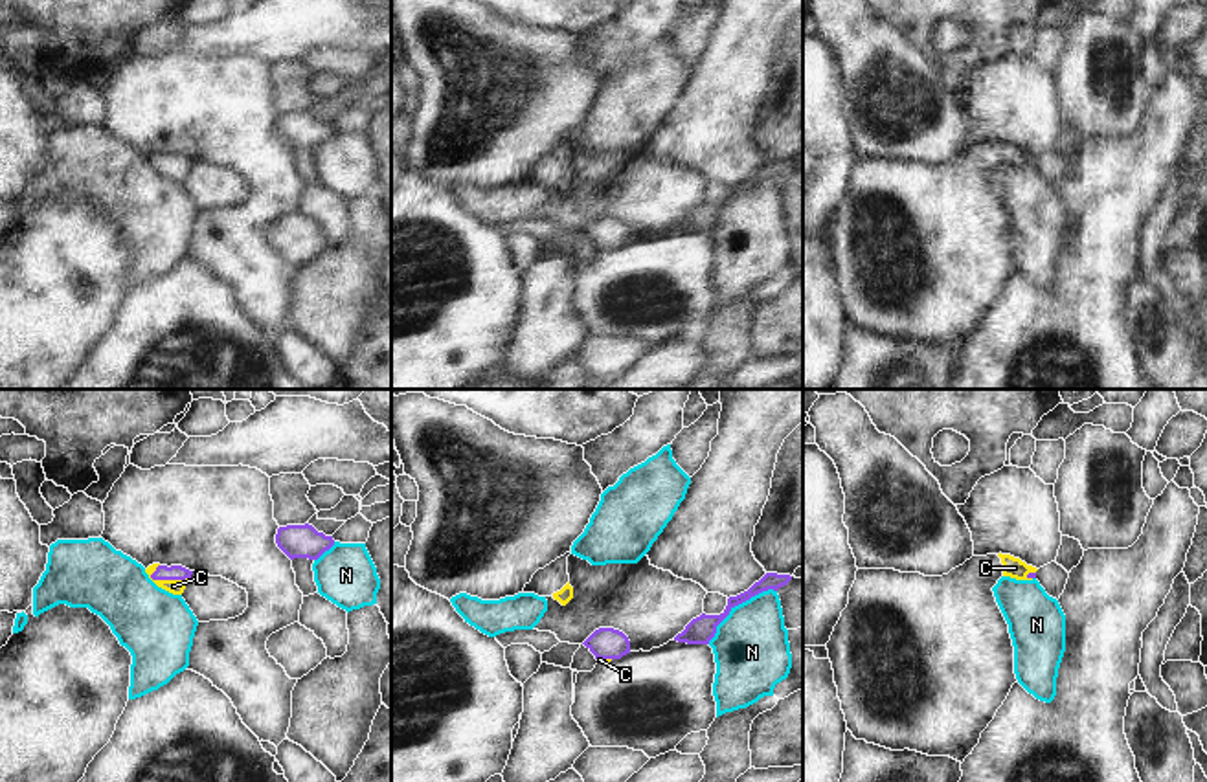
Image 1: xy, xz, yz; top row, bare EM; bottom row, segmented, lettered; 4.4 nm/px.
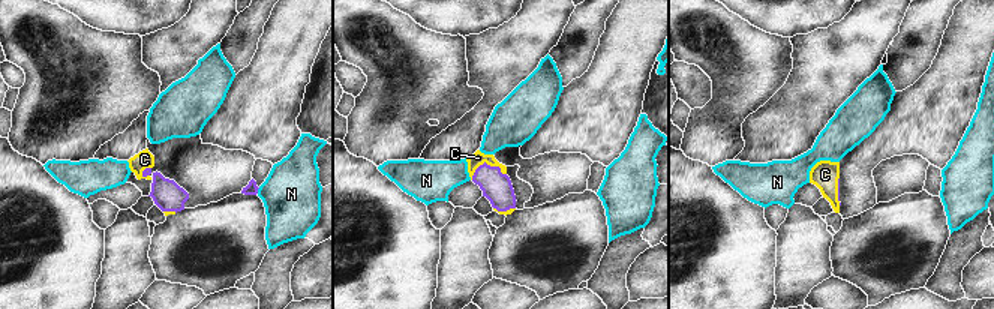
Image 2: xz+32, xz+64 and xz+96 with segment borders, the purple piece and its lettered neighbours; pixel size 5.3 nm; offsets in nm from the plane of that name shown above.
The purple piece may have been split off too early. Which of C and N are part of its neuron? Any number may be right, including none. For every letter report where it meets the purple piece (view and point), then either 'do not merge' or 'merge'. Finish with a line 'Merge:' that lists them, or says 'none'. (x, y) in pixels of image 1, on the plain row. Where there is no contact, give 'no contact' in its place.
C: xy (169, 167) | merge
N: xz (737, 193) | do not merge
Merge: C

